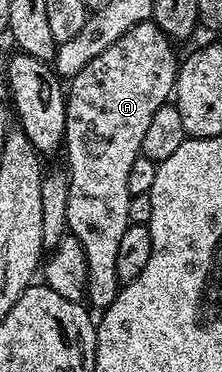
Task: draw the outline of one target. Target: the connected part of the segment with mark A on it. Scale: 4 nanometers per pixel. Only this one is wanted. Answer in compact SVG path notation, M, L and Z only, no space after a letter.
M152 20L138 24L126 32L106 52L94 56L82 72L75 74L67 83L66 124L64 125L63 149L68 150L68 207L66 220L68 233L82 244L86 252L88 265L88 292L86 302L93 311L102 312L114 304L116 293L122 283L118 280L118 247L122 241L122 232L128 227L128 199L126 176L134 160L141 157L142 136L150 124L150 116L158 112L173 97L176 88L178 57L172 39L168 38Z

